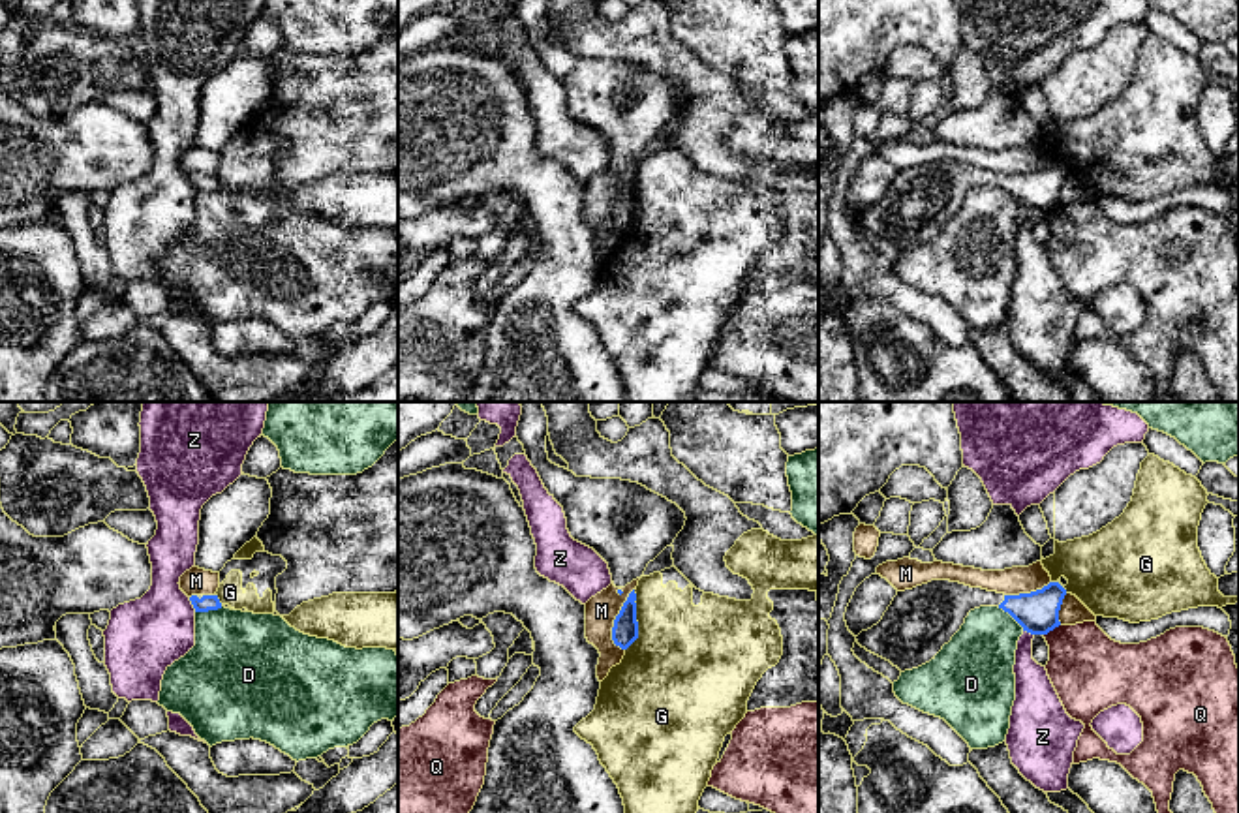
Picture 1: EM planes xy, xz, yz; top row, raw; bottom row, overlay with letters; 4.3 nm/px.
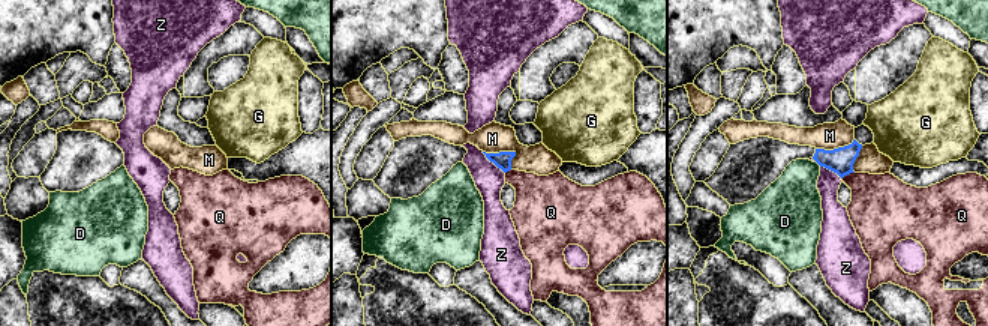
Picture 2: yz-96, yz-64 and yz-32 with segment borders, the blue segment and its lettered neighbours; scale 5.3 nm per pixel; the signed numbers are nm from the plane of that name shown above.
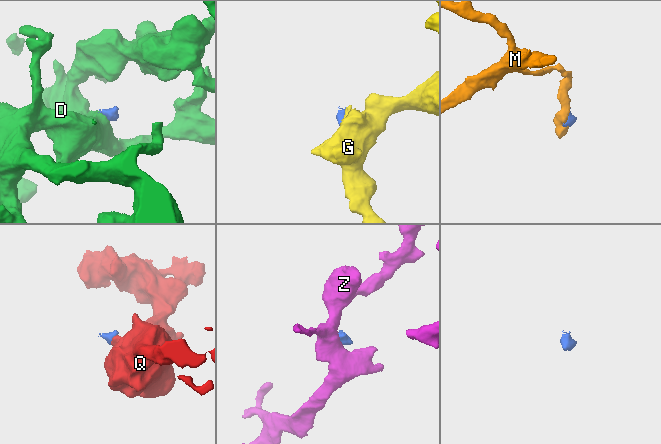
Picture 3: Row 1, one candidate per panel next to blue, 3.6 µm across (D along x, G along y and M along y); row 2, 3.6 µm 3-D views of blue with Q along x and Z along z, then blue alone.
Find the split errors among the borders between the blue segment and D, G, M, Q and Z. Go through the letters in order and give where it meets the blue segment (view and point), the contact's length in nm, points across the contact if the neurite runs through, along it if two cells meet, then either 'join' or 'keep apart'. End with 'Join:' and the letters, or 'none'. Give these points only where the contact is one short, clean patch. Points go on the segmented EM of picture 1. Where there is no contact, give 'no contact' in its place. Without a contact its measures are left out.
D: yz (1010, 614) | 160 nm | along yz (997, 607), (1024, 629) | keep apart
G: xz (635, 620) | 260 nm | along xz (635, 590), (637, 639), (626, 650) | keep apart
M: xz (614, 620) | 280 nm | along xz (633, 588), (612, 628), (612, 641), (622, 650) | keep apart
Q: yz (1052, 629) | 90 nm | along yz (1059, 624), (1044, 635) | keep apart
Z: xy (192, 603) | 70 nm | along xy (188, 598), (196, 611) | keep apart
Join: none

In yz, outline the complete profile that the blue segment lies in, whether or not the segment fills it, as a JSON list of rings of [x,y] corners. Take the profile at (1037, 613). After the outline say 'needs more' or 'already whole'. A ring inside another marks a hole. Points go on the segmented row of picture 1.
[[[931,580],[897,591],[882,620],[862,631],[856,640],[905,672],[935,659],[961,629],[969,612],[980,606],[999,606],[1023,631],[1048,635],[1061,625],[1059,610],[1064,595],[1066,590],[1059,582],[1031,593],[1004,595],[959,582]]] | needs more

